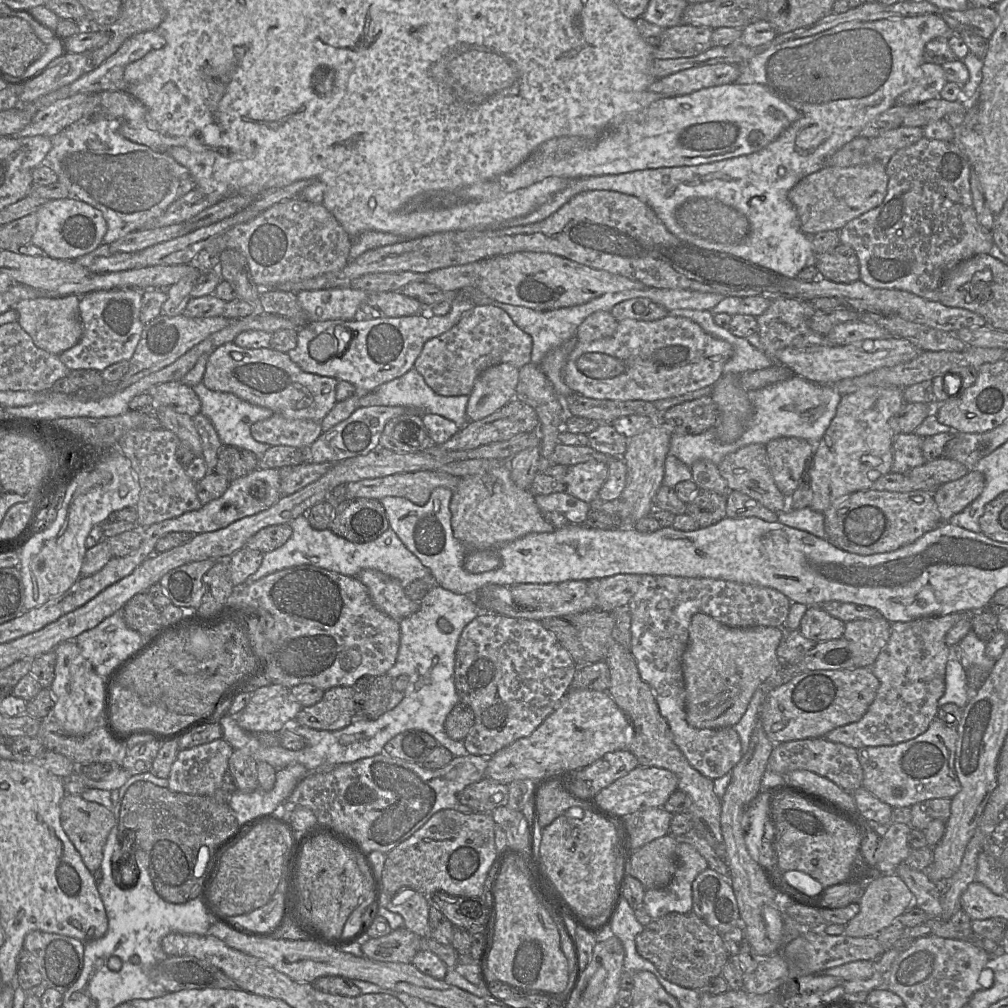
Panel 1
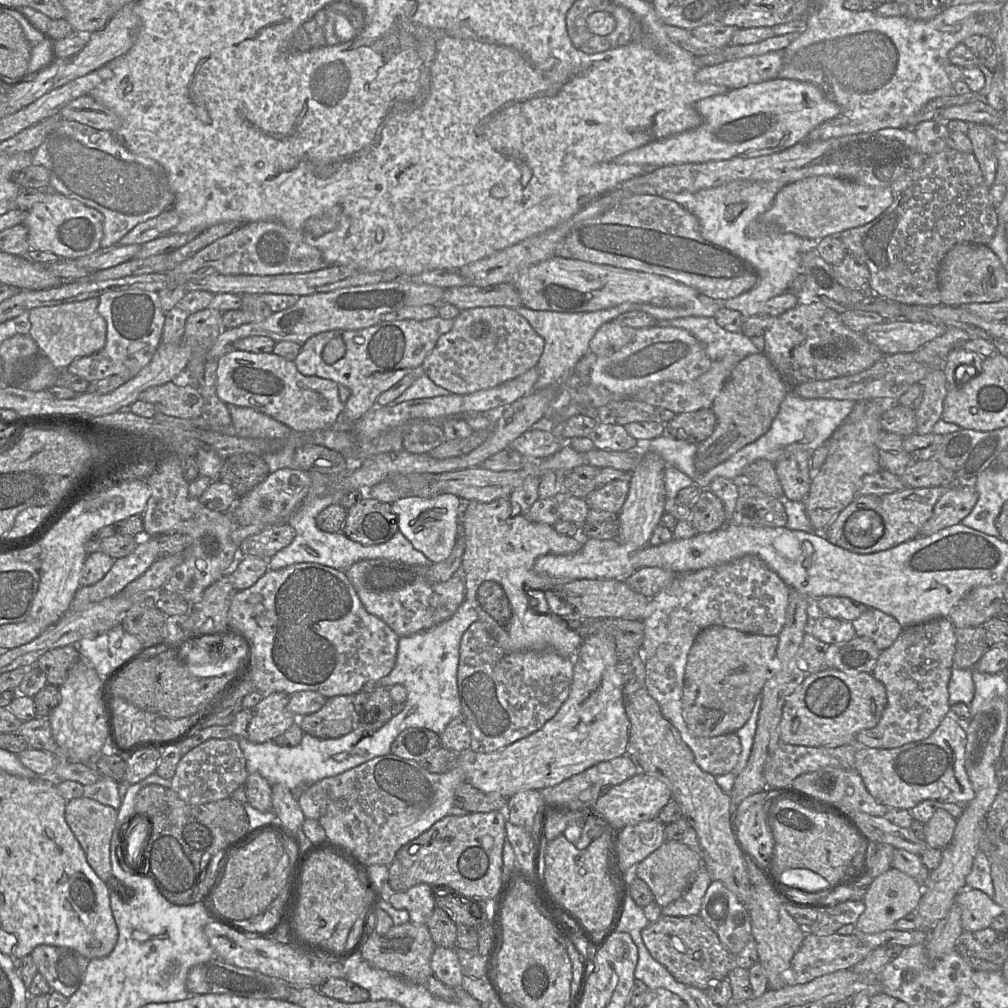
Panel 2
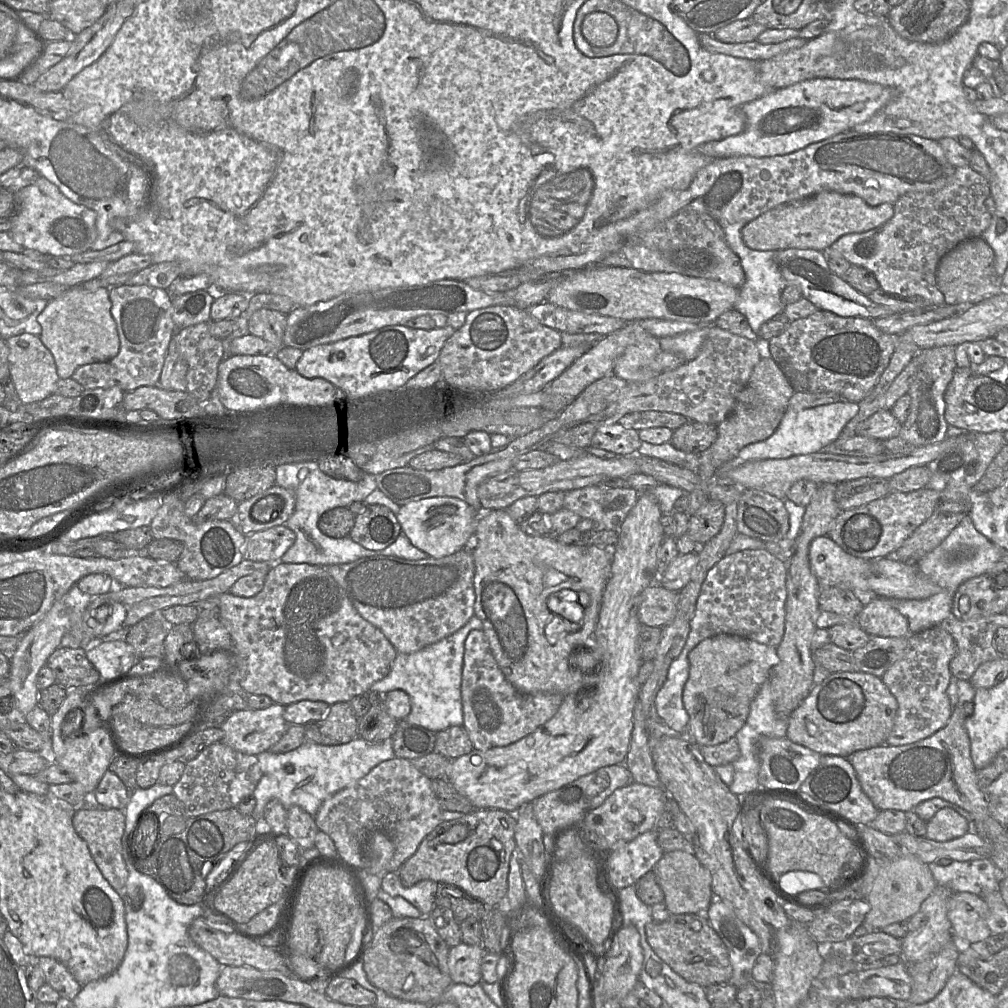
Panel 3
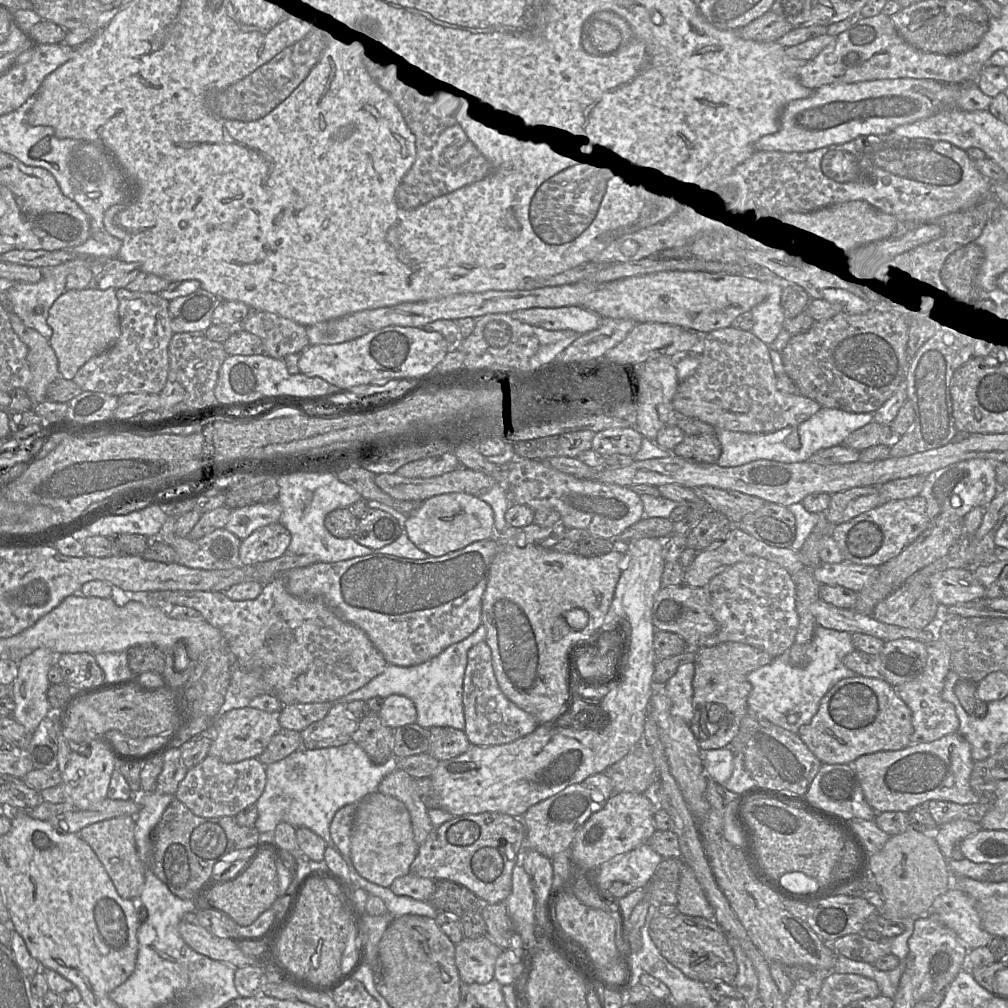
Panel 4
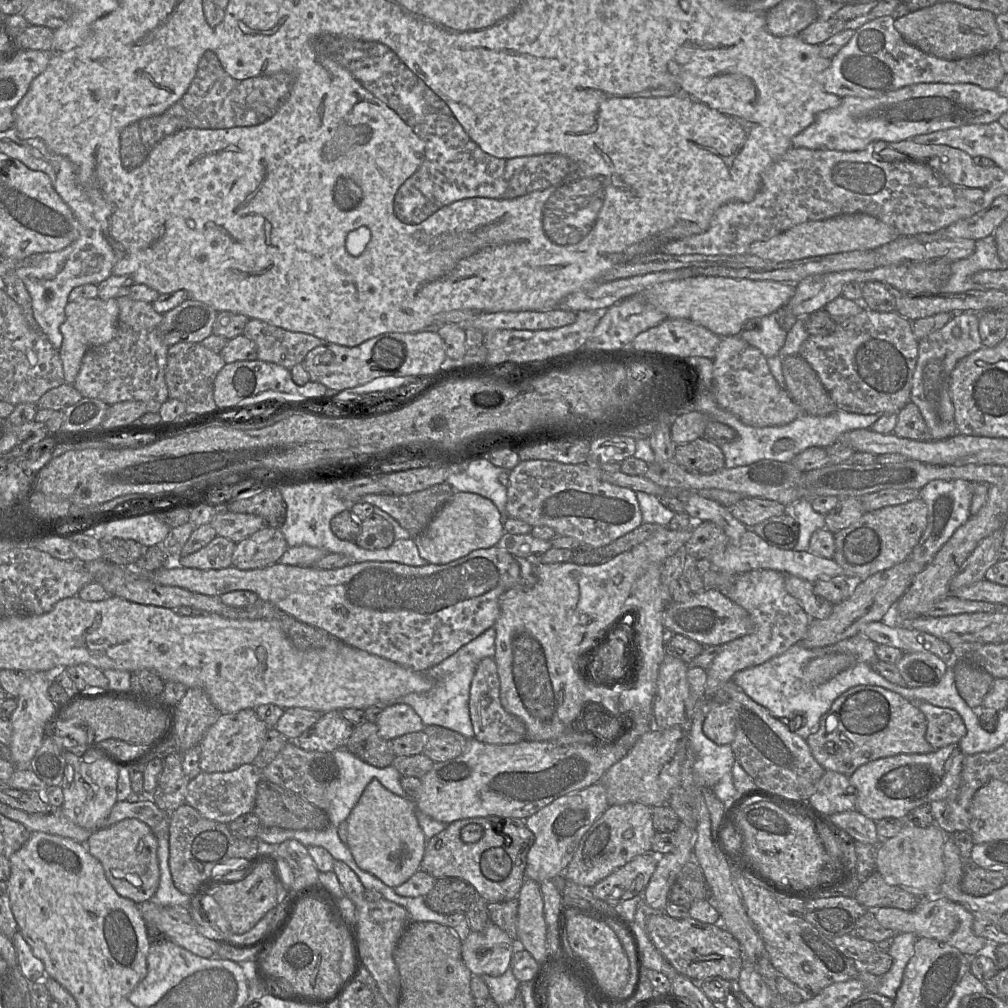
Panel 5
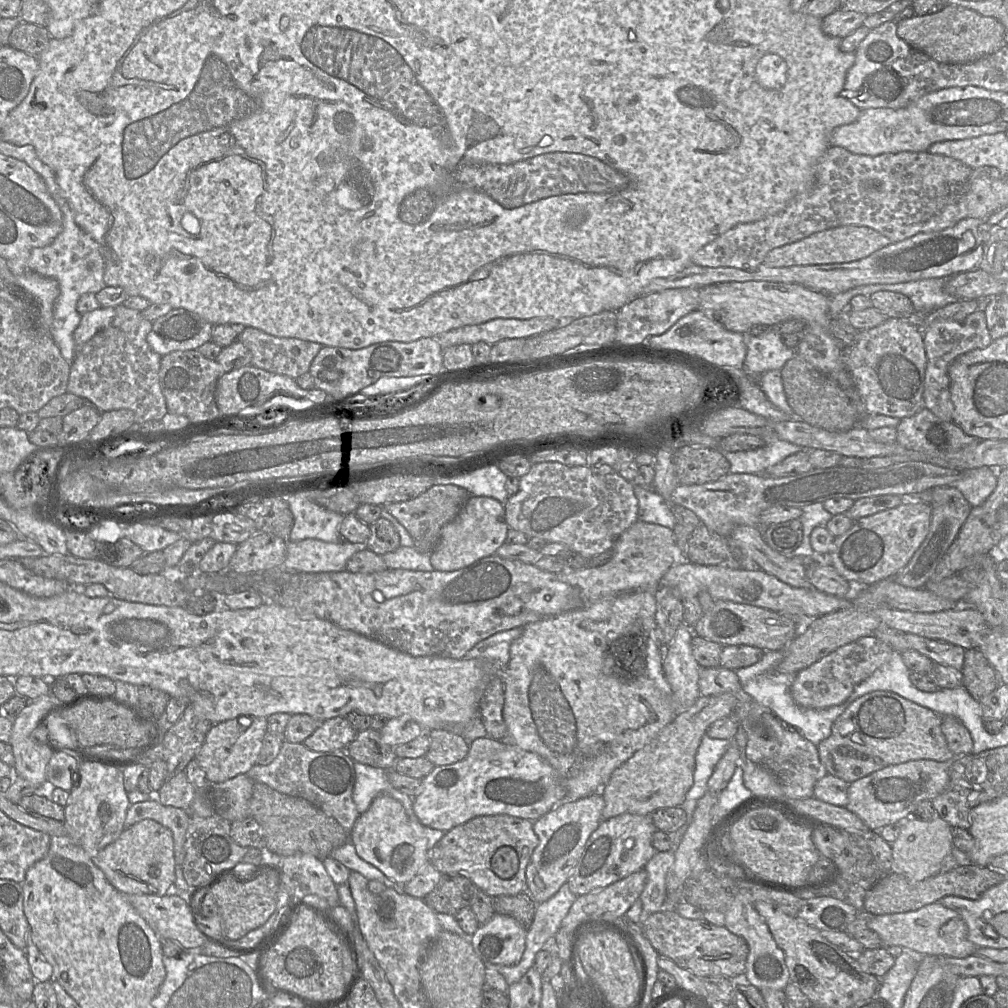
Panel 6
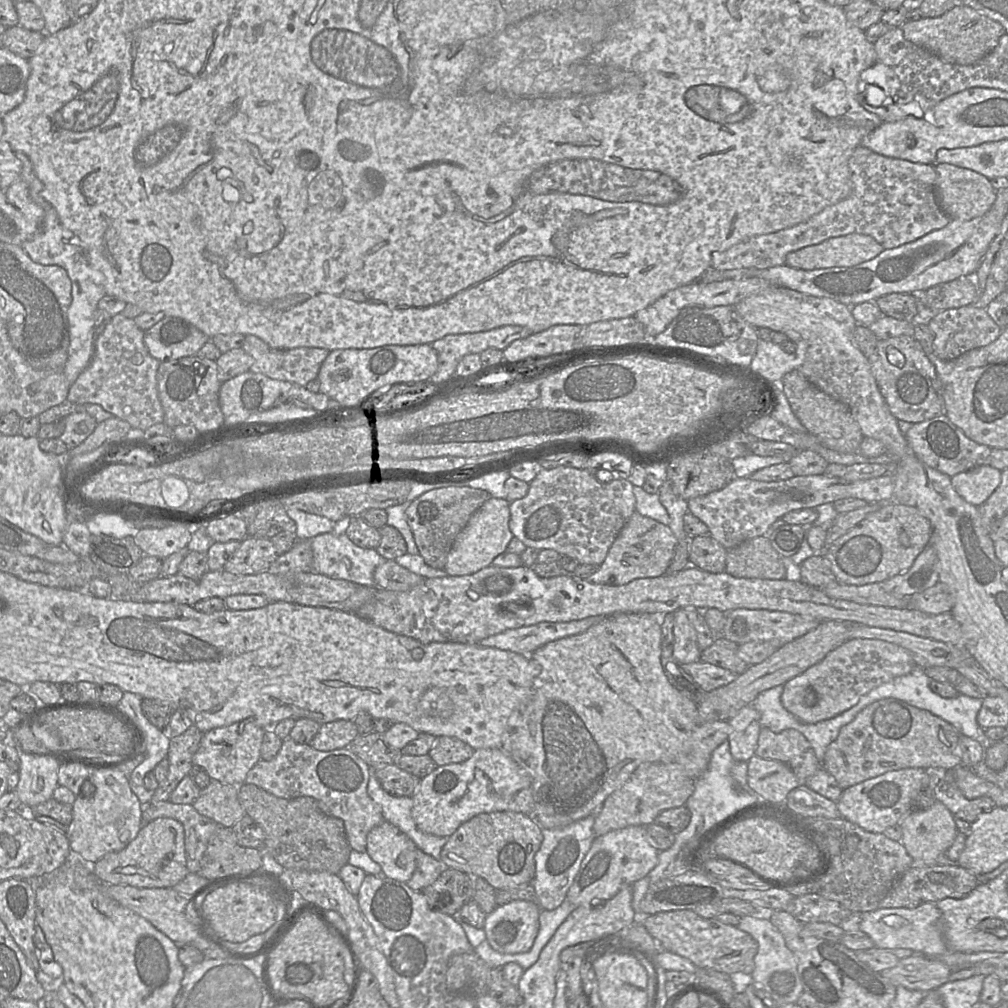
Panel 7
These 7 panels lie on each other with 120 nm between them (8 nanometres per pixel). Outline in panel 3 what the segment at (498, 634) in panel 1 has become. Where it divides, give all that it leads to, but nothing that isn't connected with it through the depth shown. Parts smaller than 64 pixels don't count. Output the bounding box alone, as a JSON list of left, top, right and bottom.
[461,630,564,750]

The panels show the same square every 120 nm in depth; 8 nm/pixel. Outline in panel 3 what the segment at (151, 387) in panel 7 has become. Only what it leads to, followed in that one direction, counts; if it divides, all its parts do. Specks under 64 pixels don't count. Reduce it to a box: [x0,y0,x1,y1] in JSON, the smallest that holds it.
[71,284,177,392]

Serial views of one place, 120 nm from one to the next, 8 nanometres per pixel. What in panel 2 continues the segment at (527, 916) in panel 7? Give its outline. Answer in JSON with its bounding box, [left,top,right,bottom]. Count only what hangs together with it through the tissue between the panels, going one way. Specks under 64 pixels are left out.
[431,946,464,987]

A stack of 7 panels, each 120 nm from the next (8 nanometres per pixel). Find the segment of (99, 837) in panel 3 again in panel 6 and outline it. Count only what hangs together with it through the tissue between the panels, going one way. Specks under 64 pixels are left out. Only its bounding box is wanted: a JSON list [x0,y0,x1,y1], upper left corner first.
[92,819,176,896]

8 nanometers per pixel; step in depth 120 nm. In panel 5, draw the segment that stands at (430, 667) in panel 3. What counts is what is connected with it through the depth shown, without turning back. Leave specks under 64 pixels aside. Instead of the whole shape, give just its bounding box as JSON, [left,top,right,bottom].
[399,628,495,740]

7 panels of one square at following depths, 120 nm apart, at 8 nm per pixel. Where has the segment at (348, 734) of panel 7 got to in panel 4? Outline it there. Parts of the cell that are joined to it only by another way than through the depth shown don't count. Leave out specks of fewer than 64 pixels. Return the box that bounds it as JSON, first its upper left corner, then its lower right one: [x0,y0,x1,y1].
[300,702,358,749]

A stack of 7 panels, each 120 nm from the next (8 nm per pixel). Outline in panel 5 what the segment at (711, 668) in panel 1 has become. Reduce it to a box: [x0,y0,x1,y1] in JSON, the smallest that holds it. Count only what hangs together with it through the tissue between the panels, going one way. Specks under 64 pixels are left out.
[702,701,736,744]

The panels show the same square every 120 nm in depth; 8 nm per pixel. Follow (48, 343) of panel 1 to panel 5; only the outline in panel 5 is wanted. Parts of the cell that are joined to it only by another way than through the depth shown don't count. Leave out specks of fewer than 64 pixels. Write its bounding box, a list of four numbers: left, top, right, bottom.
[59,297,119,384]

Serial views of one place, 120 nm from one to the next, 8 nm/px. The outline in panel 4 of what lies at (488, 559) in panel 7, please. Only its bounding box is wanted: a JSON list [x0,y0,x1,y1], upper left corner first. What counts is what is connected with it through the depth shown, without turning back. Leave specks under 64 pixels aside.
[405,493,494,557]

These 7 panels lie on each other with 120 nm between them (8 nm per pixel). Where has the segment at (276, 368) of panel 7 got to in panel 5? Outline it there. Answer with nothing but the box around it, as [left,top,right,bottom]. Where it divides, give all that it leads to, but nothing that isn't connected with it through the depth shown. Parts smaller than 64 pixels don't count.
[243,318,324,370]

